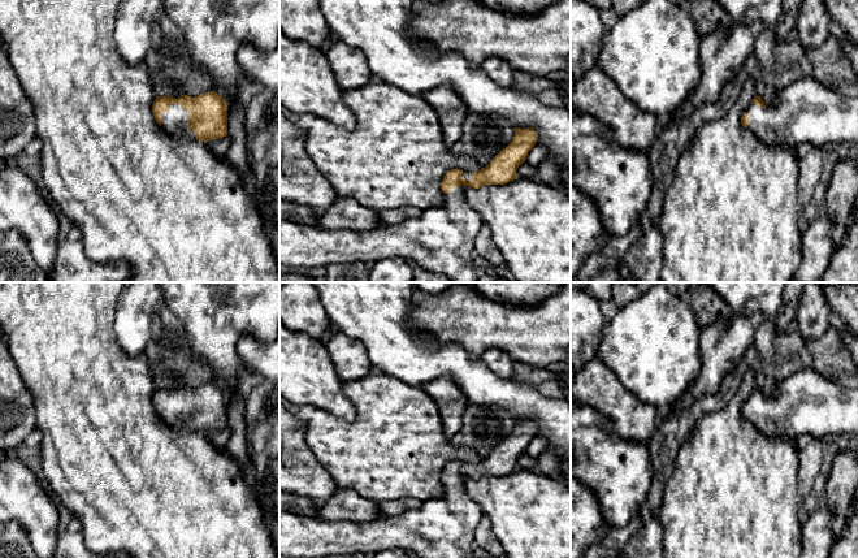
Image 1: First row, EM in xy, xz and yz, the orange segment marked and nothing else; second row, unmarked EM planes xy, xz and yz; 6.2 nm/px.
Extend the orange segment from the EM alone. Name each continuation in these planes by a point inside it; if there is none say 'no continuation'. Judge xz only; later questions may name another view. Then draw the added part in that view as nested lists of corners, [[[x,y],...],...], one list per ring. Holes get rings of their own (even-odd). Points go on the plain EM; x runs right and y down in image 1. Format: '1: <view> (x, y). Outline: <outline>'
1: xz (445, 527). Outline: [[[464,476],[451,480],[445,489],[442,498],[422,501],[419,509],[361,523],[325,522],[303,514],[281,511],[280,554],[291,558],[329,558],[403,549],[412,550],[419,558],[474,558],[476,528],[484,511],[467,494]]]

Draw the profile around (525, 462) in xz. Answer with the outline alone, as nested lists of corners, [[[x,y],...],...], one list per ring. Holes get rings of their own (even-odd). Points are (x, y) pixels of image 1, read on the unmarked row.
[[[526,451],[516,462],[517,468],[528,471],[532,471],[537,464],[537,458],[532,458]]]

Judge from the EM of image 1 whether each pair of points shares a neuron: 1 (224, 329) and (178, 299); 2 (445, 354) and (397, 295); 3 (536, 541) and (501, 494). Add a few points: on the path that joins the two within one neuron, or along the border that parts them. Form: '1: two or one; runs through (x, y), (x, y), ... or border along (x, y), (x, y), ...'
1: one; runs through (212, 318), (194, 299), (190, 299)
2: one; runs through (424, 355), (397, 329), (397, 316)
3: one; runs through (536, 530), (512, 506)

